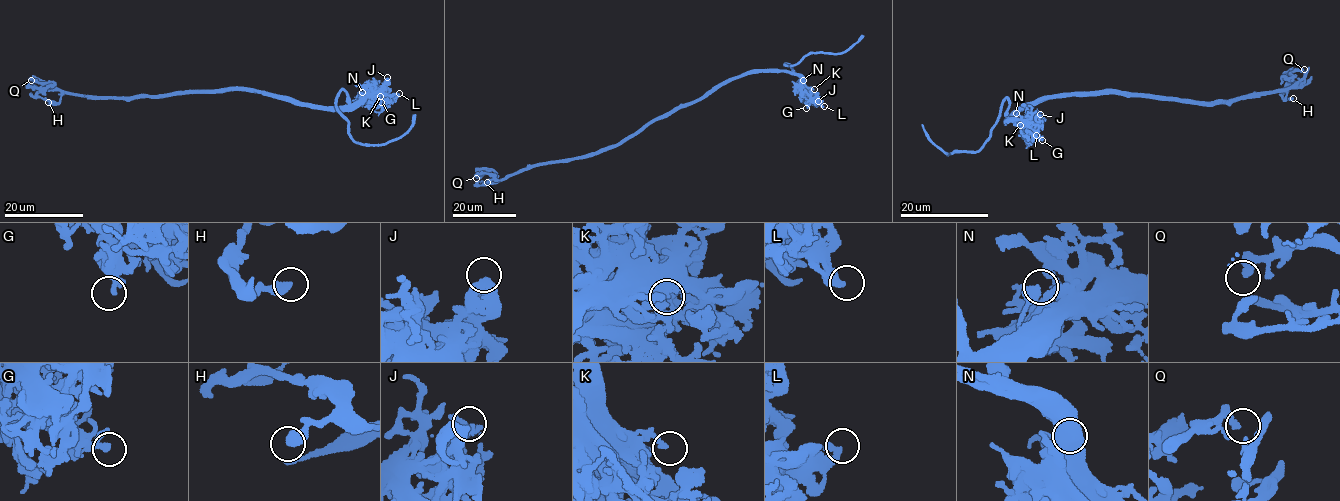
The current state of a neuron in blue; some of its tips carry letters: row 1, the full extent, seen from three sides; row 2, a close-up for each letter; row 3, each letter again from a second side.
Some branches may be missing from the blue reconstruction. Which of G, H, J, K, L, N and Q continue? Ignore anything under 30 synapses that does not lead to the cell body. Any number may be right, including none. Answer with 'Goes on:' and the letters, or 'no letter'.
Goes on: no letter

